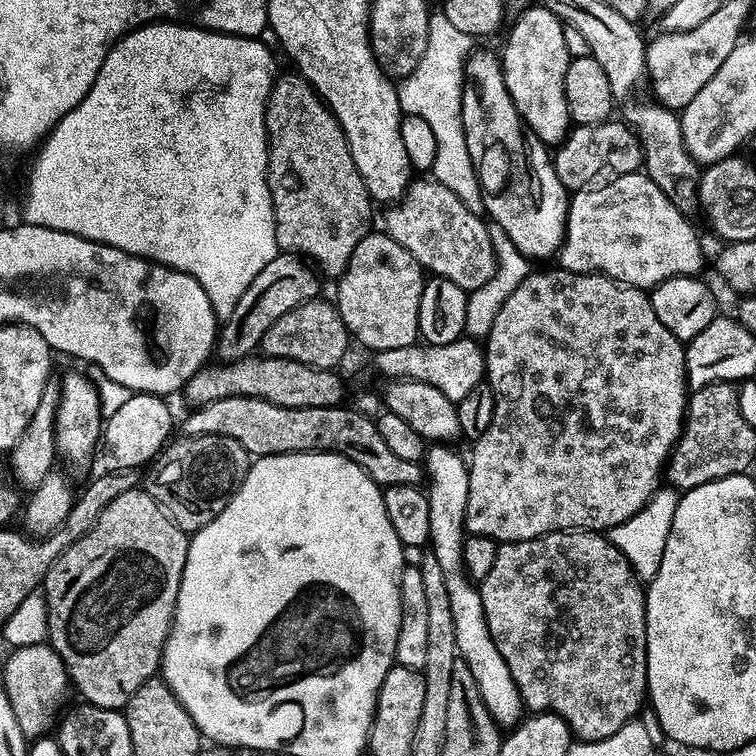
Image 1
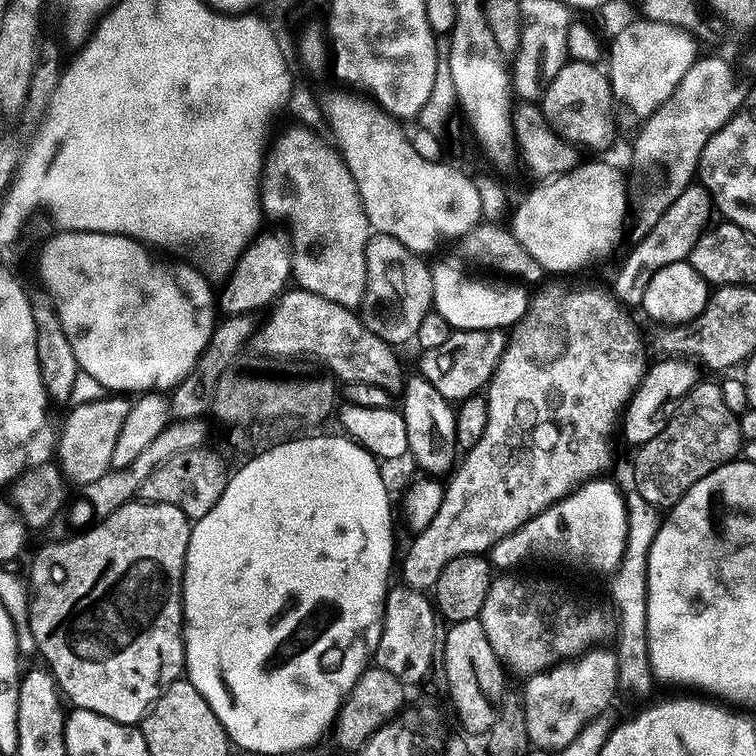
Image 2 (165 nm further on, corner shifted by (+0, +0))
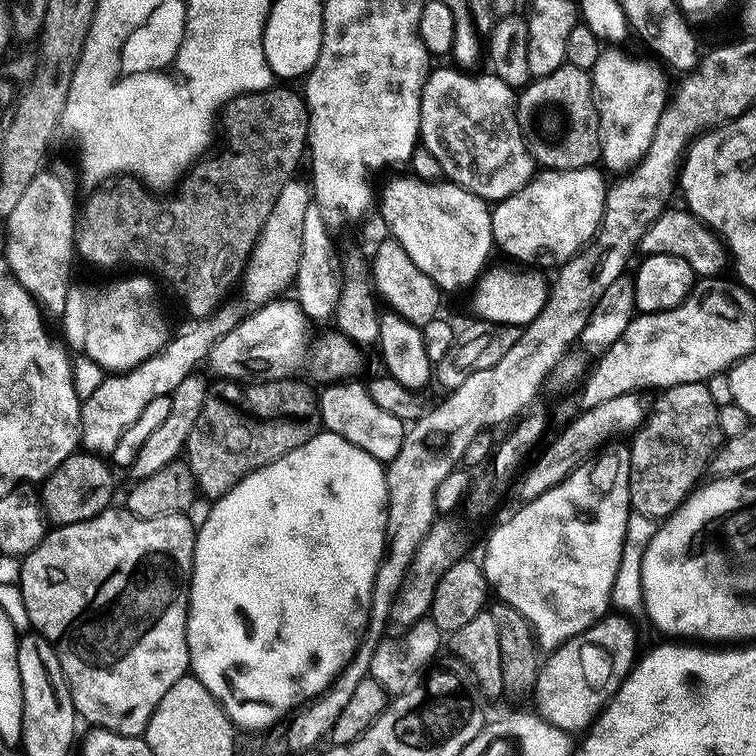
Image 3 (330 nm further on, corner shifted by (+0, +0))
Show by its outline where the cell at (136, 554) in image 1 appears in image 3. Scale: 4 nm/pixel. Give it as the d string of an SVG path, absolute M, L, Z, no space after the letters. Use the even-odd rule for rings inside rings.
M109 507L106 512L99 512L86 522L61 524L47 533L34 551L23 557L18 583L22 602L26 602L28 623L39 635L52 643L58 654L58 662L62 666L62 674L68 683L72 701L76 707L77 717L81 721L89 720L89 725L105 728L118 734L143 737L146 726L158 706L162 702L162 694L178 682L189 671L188 663L188 594L192 583L192 567L194 566L194 550L196 549L197 525L191 524L184 514L163 516L162 518L138 518L134 513Z

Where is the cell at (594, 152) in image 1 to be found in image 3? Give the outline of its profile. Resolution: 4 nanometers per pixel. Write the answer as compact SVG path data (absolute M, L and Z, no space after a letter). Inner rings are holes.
M459 67L436 68L429 71L424 80L420 95L420 139L419 143L438 160L443 175L459 188L470 190L489 202L499 202L522 190L537 171L538 165L532 159L528 141L520 132L516 121L517 93L493 76L491 71L483 70L475 76L475 71L461 70Z

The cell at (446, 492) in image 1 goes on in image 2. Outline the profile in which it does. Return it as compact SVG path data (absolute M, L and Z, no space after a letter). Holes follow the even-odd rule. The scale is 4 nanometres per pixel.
M419 374L407 377L402 399L404 399L402 411L406 422L408 456L416 459L417 466L424 471L421 473L429 477L440 478L451 473L458 460L454 434L456 414L453 405L446 398L442 398L442 394L438 394L438 390L434 390L434 386L430 386L430 382L426 382Z

